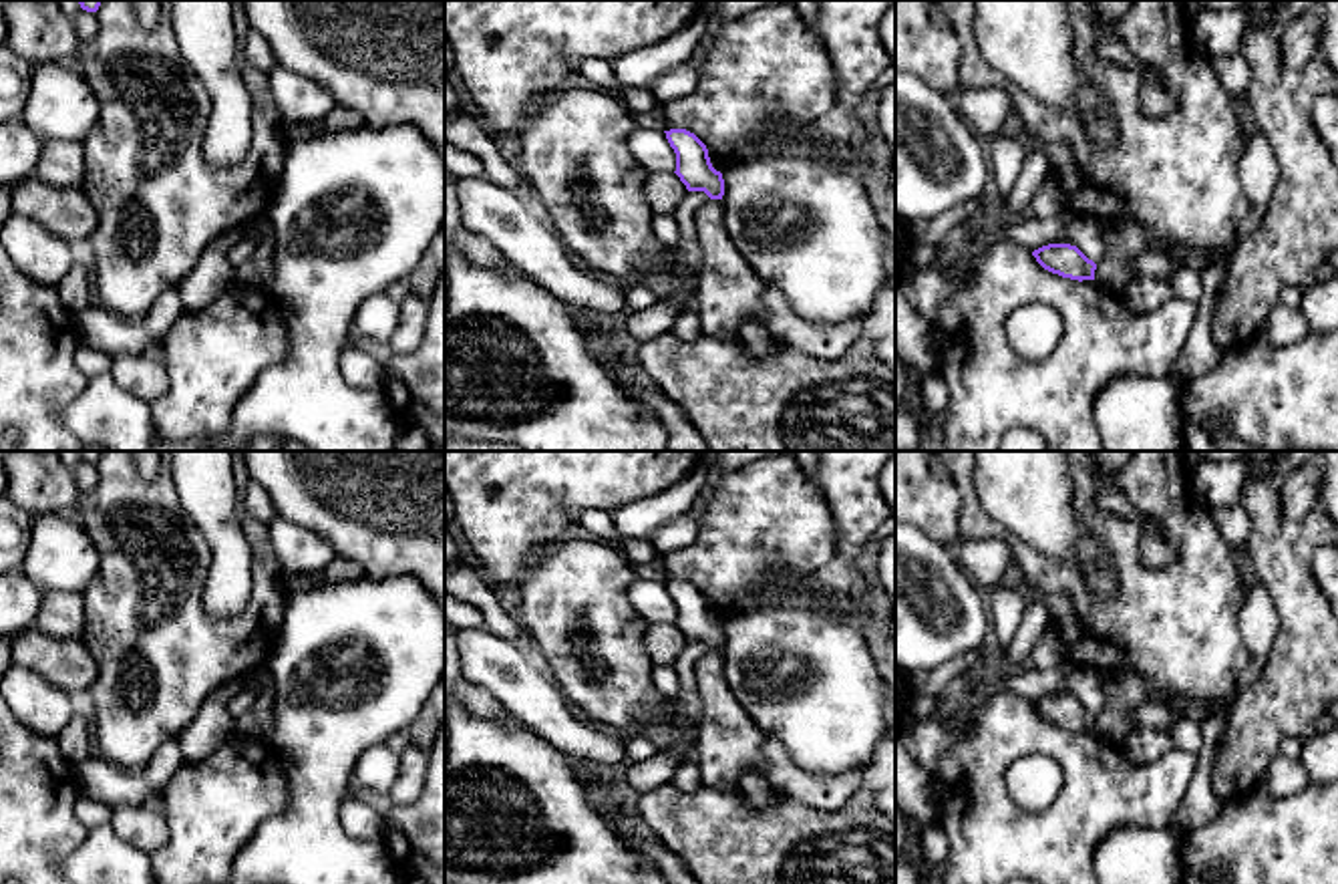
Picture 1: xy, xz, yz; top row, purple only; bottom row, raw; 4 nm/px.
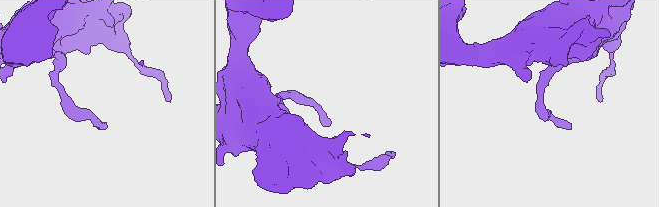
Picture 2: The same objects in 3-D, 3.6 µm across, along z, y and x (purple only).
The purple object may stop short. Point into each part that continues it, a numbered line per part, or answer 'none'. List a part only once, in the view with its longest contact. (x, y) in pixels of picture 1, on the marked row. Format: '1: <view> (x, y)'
none

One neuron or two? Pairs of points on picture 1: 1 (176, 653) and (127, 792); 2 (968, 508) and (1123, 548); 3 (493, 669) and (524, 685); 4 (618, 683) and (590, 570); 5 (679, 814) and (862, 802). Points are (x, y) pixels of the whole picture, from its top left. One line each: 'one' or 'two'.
1: two
2: one
3: one
4: one
5: one

